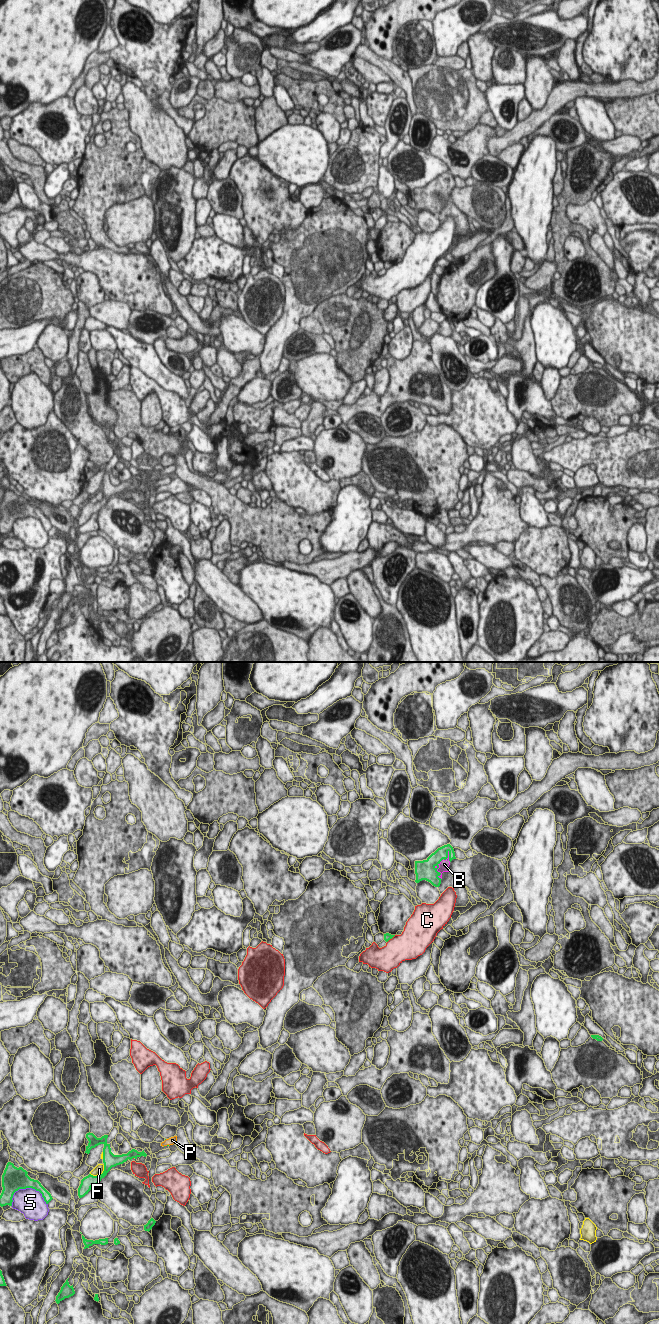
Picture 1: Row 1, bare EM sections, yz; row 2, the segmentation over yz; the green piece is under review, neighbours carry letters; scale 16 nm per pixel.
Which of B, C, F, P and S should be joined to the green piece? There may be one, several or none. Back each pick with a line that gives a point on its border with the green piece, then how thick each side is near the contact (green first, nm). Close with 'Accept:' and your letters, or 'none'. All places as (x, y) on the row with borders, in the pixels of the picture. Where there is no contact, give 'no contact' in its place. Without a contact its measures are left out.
B: contact yz (439, 863); calibres 300 and 160 nm
P: no contact
Accept: B, P

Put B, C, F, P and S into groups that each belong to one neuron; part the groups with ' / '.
B P / C / F / S

